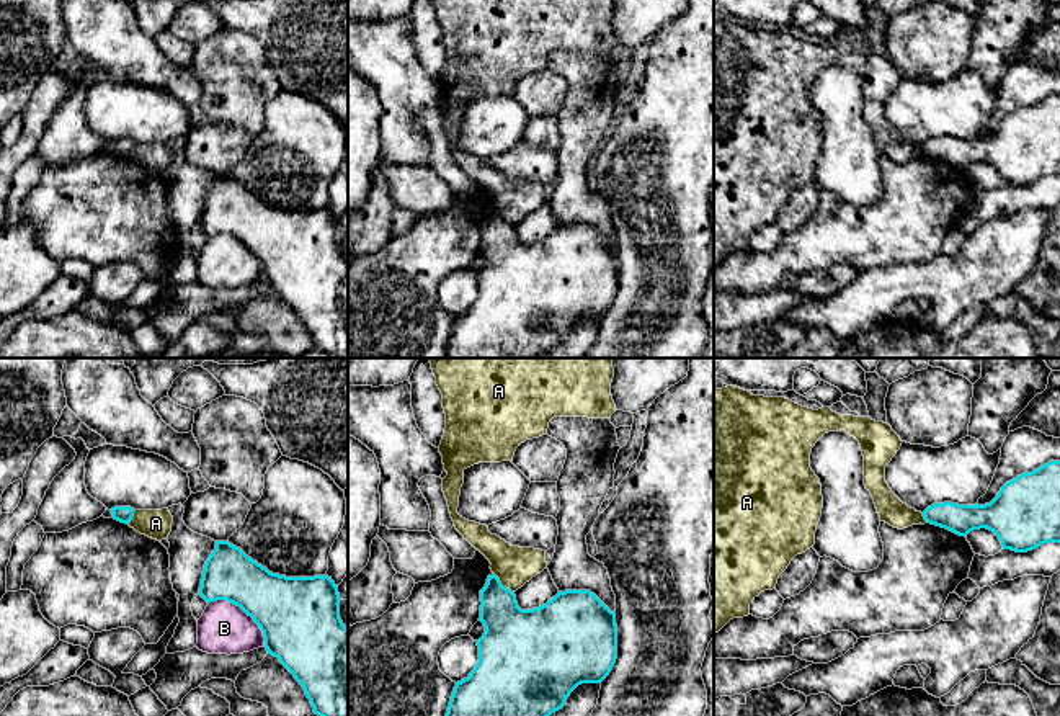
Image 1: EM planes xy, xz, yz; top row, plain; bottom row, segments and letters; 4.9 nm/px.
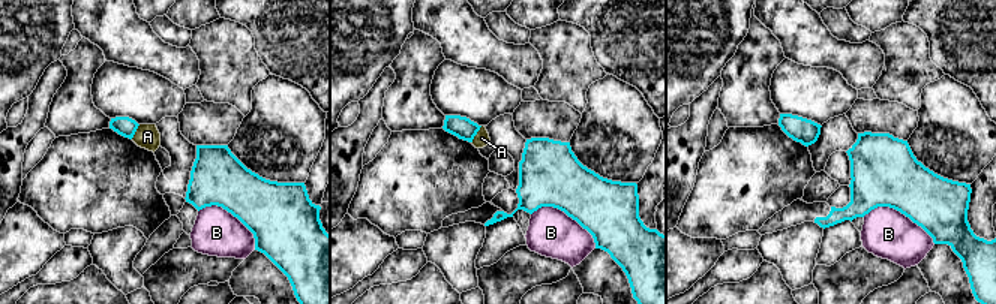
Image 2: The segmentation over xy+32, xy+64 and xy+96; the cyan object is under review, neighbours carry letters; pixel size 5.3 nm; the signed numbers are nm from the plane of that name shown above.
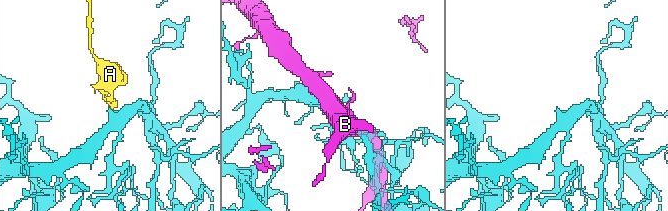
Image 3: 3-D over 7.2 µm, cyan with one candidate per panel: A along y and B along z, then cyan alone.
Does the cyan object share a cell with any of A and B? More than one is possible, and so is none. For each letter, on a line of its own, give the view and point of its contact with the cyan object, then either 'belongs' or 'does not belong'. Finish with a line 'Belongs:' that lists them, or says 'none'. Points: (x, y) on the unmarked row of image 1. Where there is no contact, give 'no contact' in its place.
A: meets cyan in xz at (500, 218); does not belong
B: meets cyan in xy at (244, 244); does not belong
Belongs: none

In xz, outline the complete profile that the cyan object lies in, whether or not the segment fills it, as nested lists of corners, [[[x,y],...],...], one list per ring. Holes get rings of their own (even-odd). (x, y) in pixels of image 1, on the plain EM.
[[[492,208],[480,224],[480,252],[485,266],[477,275],[479,296],[467,312],[456,317],[444,358],[537,358],[563,342],[570,327],[581,317],[601,317],[617,293],[617,258],[611,245],[590,224],[559,226],[546,239],[521,244],[514,226]]]

